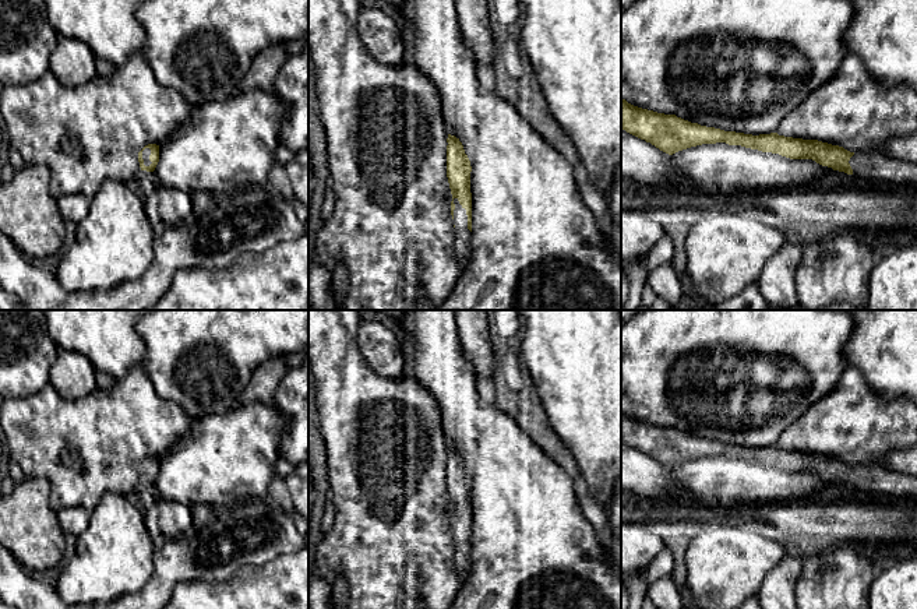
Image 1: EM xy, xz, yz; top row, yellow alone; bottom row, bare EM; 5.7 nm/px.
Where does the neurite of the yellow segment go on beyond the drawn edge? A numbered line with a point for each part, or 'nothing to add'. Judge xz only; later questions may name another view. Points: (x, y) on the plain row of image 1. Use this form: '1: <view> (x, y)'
1: xz (462, 548)

